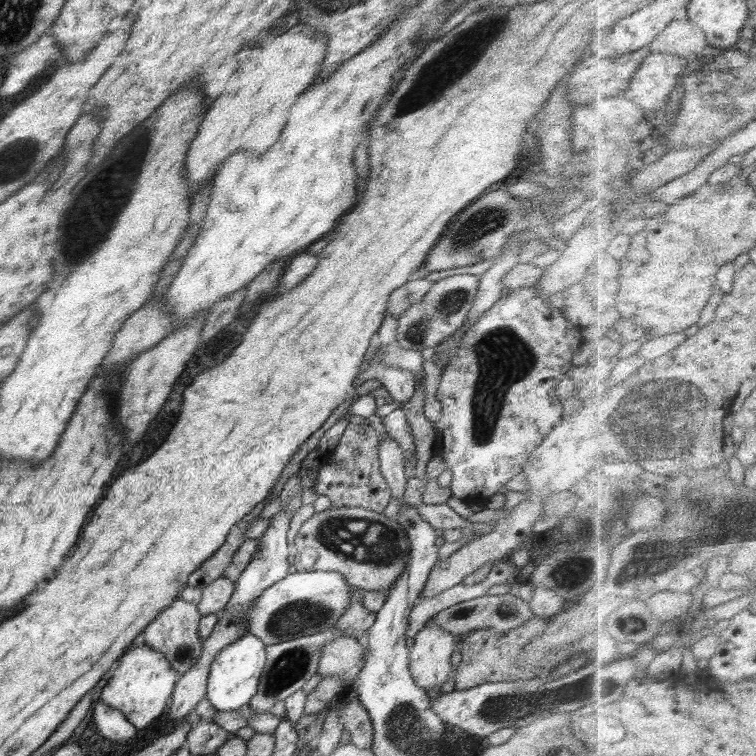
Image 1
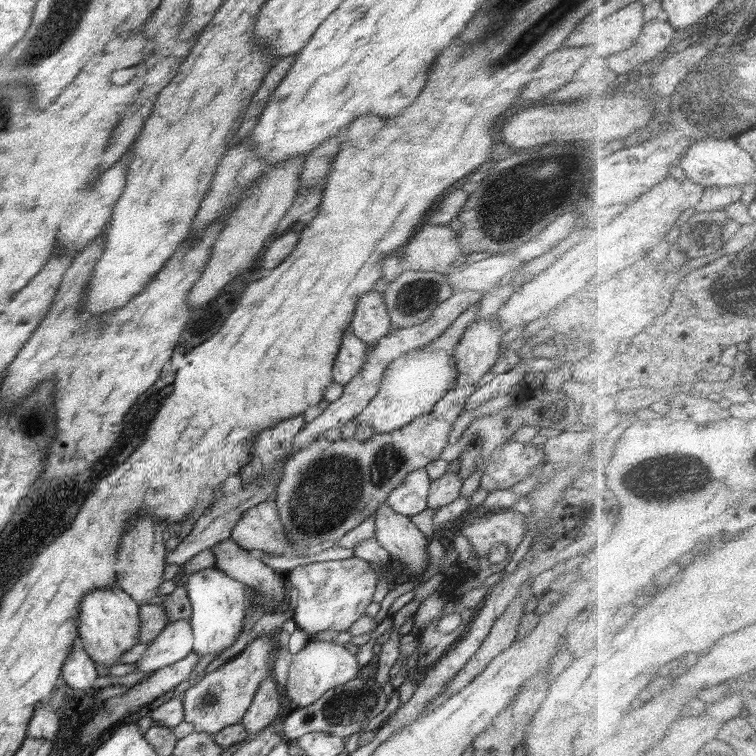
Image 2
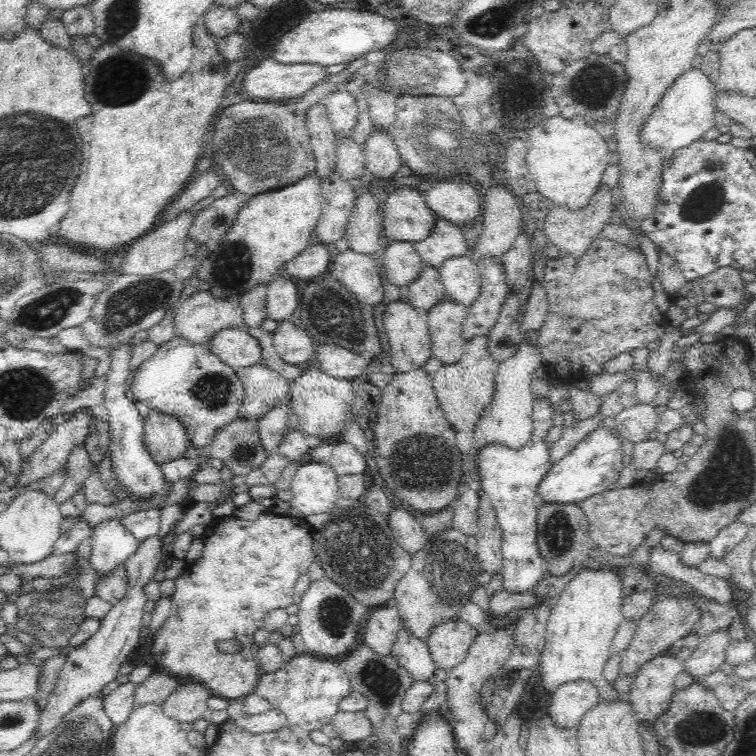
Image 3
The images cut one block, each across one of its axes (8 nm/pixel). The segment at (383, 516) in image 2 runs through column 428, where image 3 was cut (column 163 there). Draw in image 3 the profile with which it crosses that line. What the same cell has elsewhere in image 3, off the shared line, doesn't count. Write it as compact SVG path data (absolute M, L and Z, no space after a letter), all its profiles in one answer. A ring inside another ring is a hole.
M157 534L139 542L136 552L124 562L126 575L128 575L128 588L126 594L112 607L112 610L103 618L99 630L87 642L71 650L59 672L58 684L54 694L48 698L48 703L39 713L35 736L42 738L50 734L64 714L70 712L76 704L84 702L90 696L99 694L103 688L116 680L119 666L126 662L138 646L140 631L142 630L142 617L144 604L147 601L142 587L153 579L159 562L168 564L169 558L162 559L161 546L169 544L169 539L159 539Z

